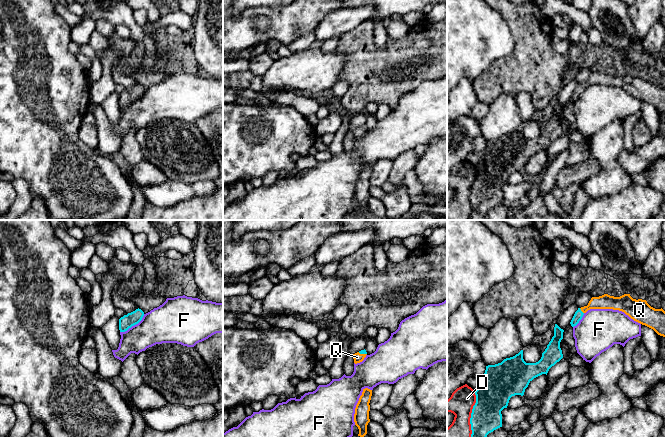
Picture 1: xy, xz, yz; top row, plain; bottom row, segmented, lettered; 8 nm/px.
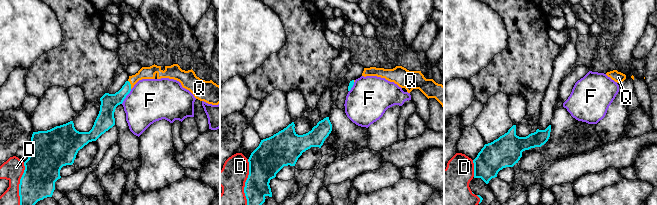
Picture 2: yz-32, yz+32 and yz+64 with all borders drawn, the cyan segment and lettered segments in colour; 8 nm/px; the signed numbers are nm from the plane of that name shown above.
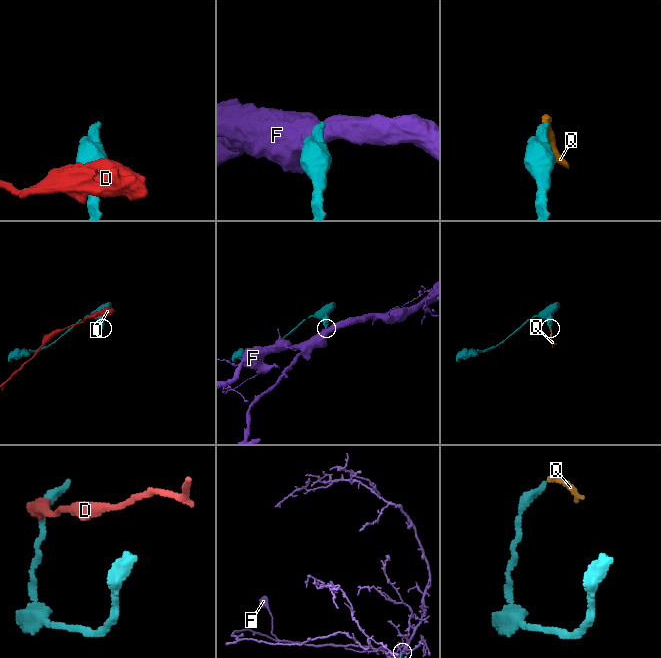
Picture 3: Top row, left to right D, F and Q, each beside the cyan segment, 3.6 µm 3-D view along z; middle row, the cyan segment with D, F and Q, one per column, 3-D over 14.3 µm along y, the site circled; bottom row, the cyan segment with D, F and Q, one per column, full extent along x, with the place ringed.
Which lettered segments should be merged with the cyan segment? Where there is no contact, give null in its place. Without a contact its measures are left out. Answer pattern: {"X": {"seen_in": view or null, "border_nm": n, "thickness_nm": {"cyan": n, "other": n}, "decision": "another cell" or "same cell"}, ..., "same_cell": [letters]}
{"D": {"seen_in": "yz", "border_nm": 420, "thickness_nm": {"cyan": 280, "other": 260}, "decision": "another cell"}, "F": {"seen_in": "xy", "border_nm": 240, "thickness_nm": {"cyan": 110, "other": 300}, "decision": "another cell"}, "Q": {"seen_in": "yz", "border_nm": 60, "thickness_nm": {"cyan": 70, "other": 120}, "decision": "same cell"}, "same_cell": ["Q"]}

